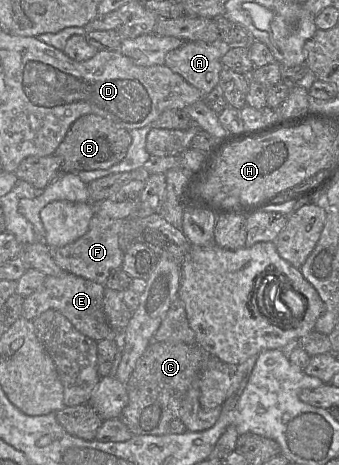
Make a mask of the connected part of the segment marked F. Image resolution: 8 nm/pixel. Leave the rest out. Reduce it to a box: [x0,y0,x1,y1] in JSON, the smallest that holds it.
[52,214,124,284]

